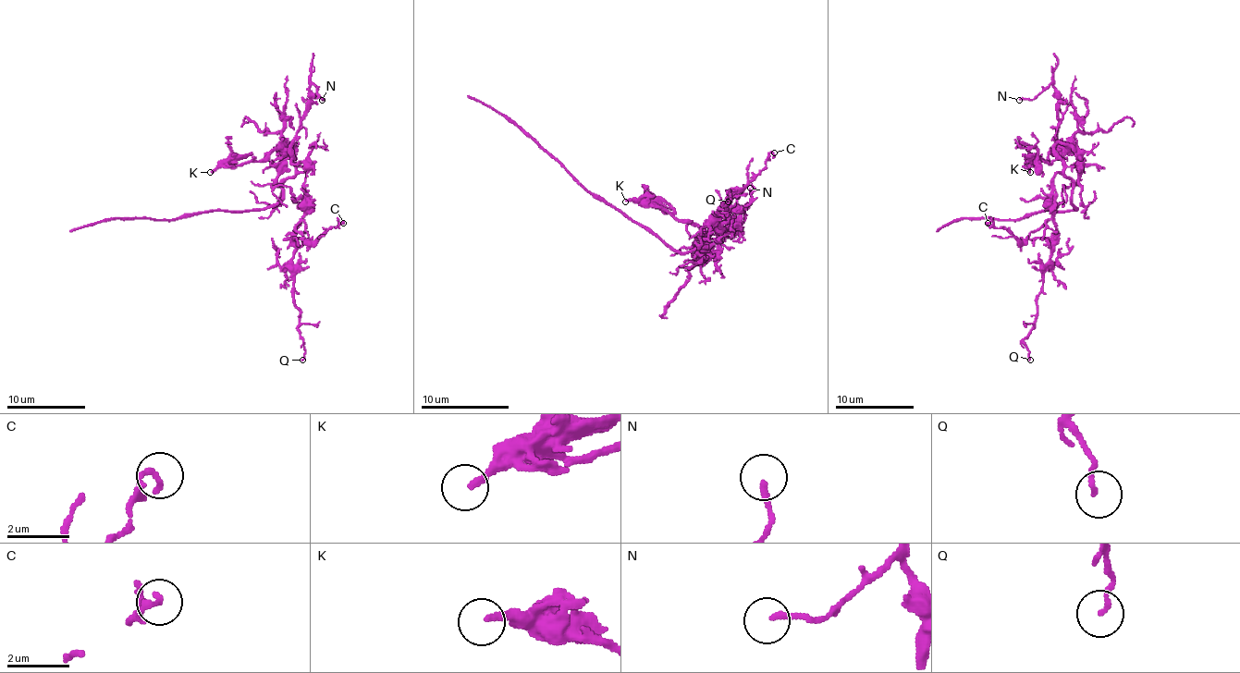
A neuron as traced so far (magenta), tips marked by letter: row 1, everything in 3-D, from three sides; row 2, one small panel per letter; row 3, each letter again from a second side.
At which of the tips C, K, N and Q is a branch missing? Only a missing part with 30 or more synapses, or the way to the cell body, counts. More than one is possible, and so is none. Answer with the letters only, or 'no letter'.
no letter

